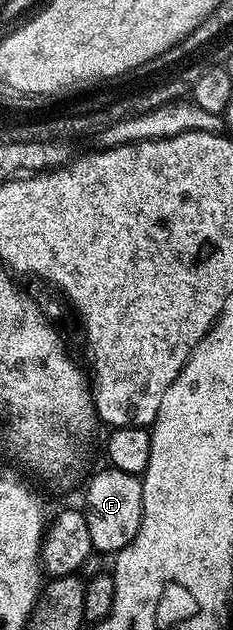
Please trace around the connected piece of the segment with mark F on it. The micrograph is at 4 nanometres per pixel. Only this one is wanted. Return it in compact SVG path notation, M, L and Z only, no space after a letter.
M105 468L99 474L91 473L86 486L86 506L84 513L88 522L89 535L93 549L99 554L113 556L132 541L136 532L140 532L144 496L142 480L139 475L120 472L113 468Z

